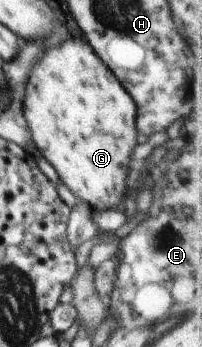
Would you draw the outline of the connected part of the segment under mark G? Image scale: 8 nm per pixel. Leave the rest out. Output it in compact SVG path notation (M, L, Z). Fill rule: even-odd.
M70 36L68 41L42 52L44 57L34 65L22 99L23 115L28 123L31 139L42 157L54 167L60 181L90 209L107 211L126 199L127 179L131 155L138 145L136 135L136 104L122 87L118 78L100 61L85 39Z

